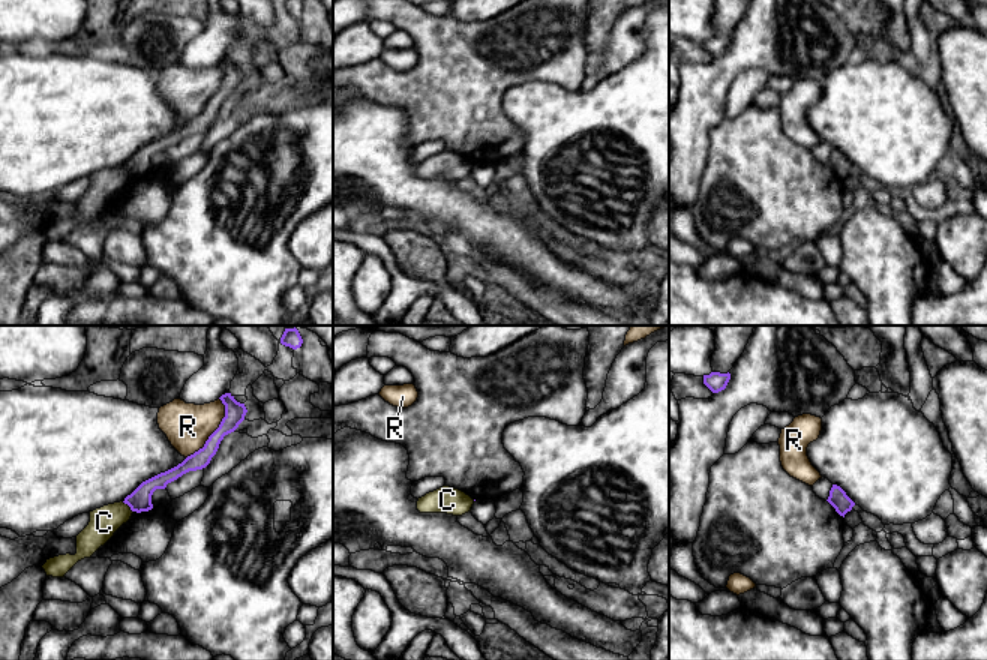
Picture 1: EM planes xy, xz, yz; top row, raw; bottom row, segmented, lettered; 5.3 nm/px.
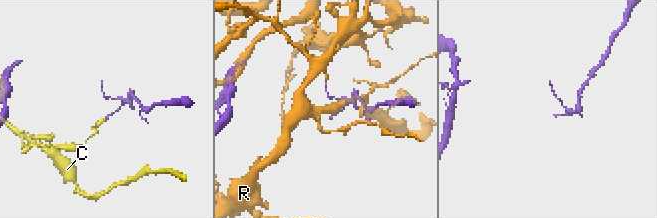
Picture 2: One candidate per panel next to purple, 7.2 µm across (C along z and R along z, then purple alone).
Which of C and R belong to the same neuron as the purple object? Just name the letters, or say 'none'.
none

